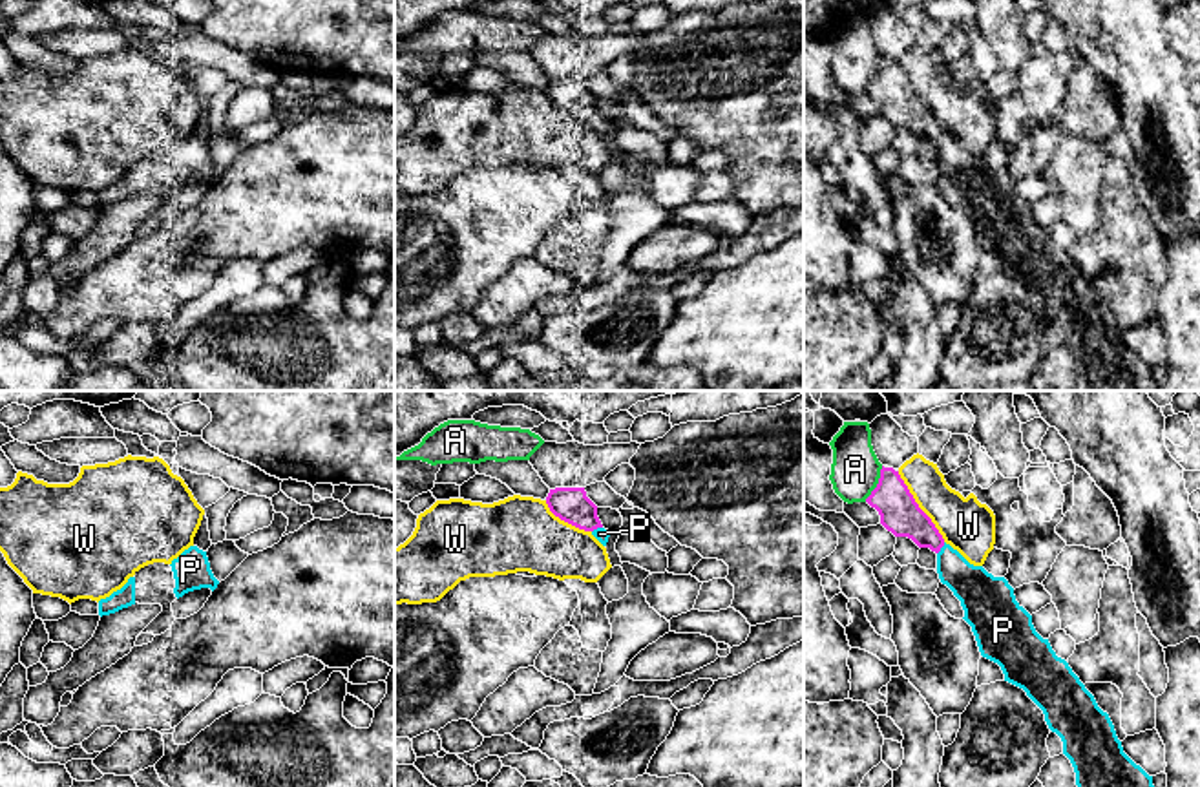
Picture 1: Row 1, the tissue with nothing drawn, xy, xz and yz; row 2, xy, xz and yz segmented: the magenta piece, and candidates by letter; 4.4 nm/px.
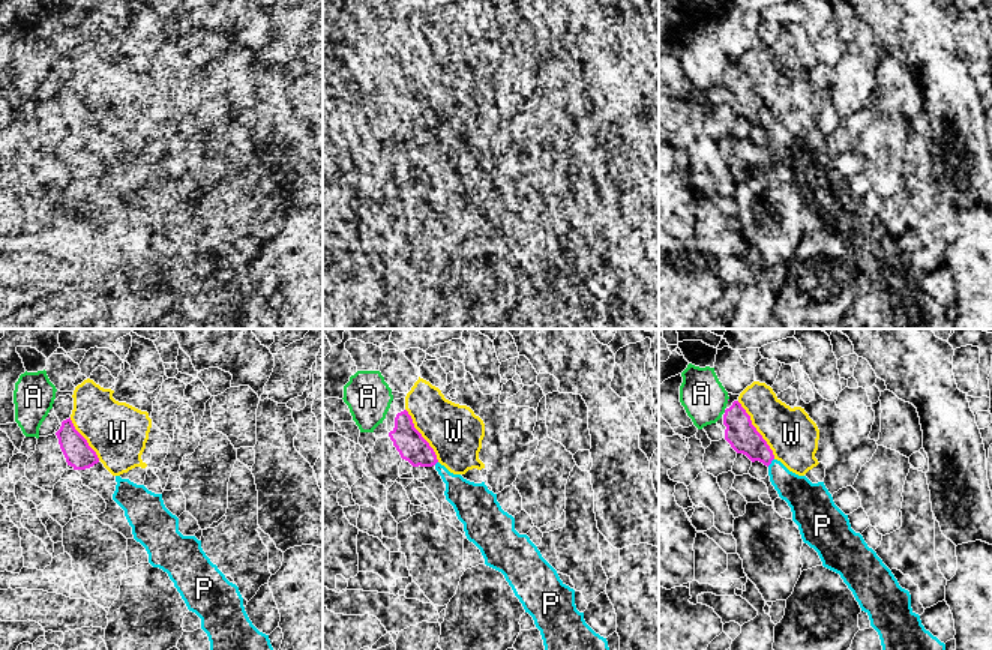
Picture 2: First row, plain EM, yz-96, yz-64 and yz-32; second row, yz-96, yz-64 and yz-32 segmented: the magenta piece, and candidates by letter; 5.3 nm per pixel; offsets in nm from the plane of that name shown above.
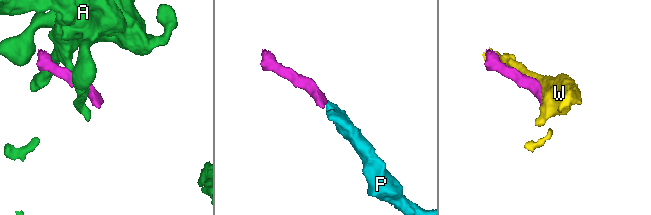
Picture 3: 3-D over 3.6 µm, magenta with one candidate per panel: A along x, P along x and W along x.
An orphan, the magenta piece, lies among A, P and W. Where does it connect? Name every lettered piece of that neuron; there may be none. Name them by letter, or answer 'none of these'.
P

